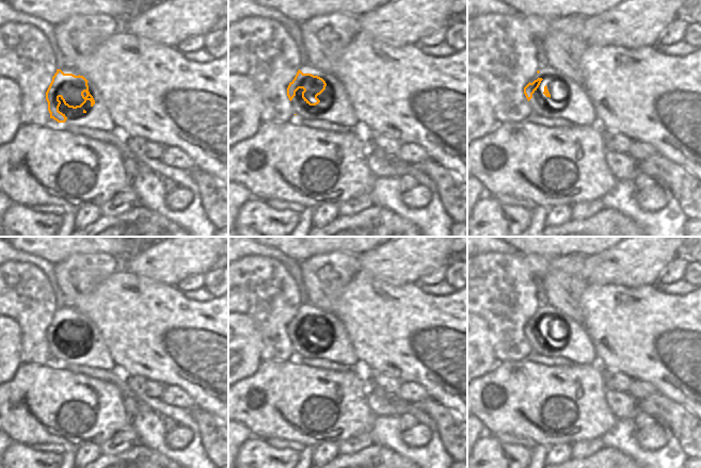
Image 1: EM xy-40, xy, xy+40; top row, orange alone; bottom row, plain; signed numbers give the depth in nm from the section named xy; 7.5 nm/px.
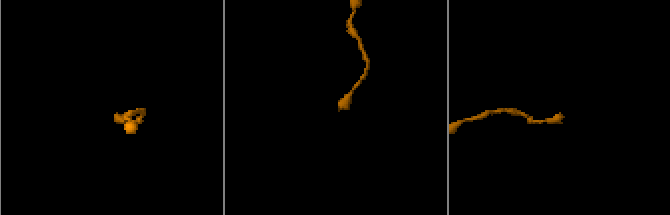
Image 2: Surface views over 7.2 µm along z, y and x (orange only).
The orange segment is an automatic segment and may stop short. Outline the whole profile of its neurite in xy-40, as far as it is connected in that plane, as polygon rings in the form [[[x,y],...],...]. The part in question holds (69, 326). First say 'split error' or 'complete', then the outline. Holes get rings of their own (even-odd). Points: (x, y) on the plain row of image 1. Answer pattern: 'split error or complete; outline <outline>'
split error; outline [[[67,304],[57,308],[46,339],[50,357],[58,361],[102,370],[116,366],[97,327]]]

